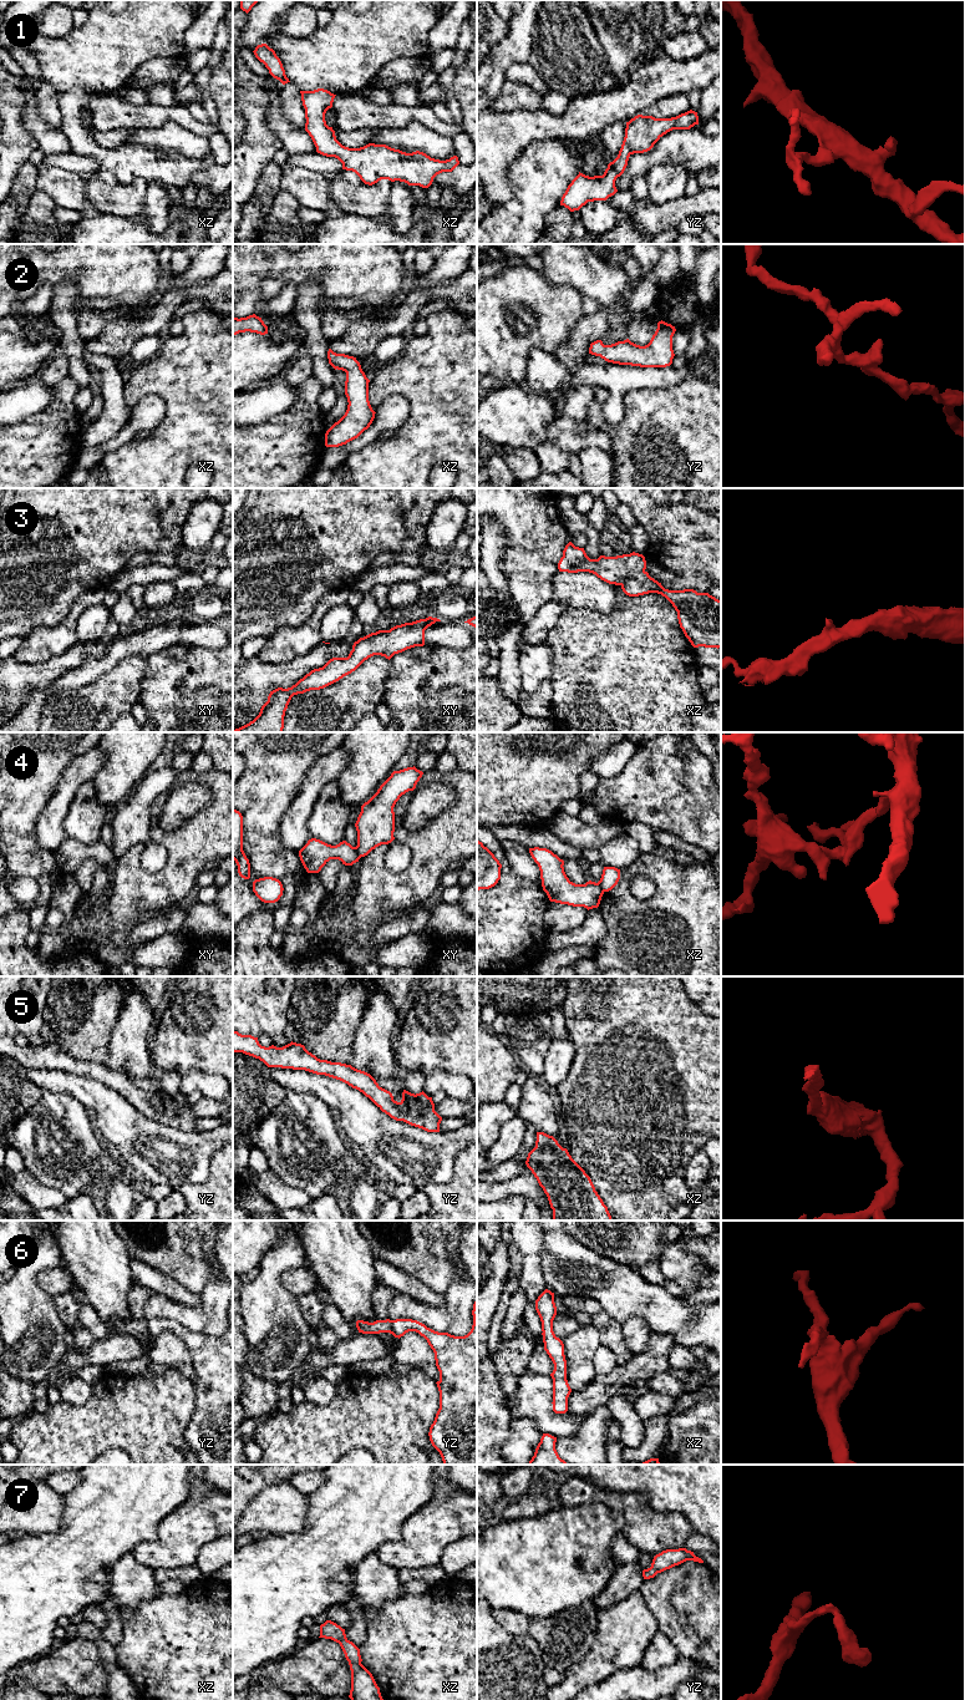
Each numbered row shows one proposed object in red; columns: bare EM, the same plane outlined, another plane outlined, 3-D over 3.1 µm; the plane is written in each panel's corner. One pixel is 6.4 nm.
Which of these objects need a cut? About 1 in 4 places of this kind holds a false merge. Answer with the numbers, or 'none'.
4

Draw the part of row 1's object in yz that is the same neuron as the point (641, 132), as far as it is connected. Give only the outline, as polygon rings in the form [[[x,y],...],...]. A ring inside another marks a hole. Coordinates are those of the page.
[[[692,110],[671,118],[635,116],[626,122],[619,154],[608,164],[604,174],[589,177],[579,172],[563,194],[560,205],[574,212],[588,202],[606,201],[618,192],[615,181],[624,173],[631,154],[650,151],[664,135],[672,130],[690,130],[695,125],[699,125],[699,116]]]

